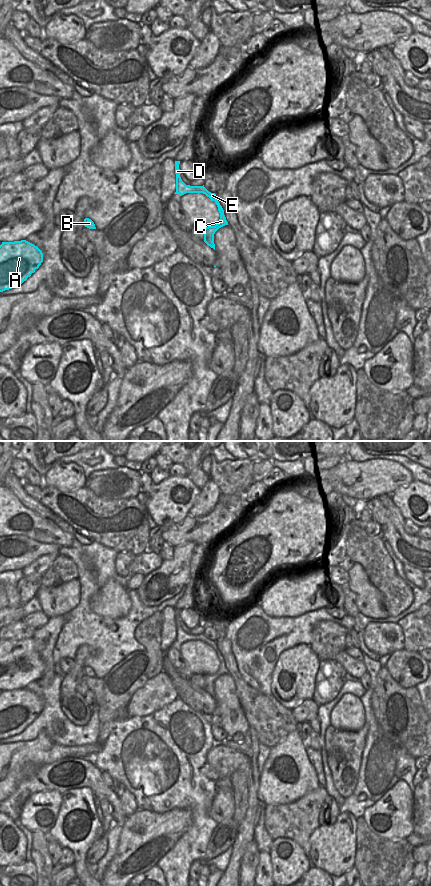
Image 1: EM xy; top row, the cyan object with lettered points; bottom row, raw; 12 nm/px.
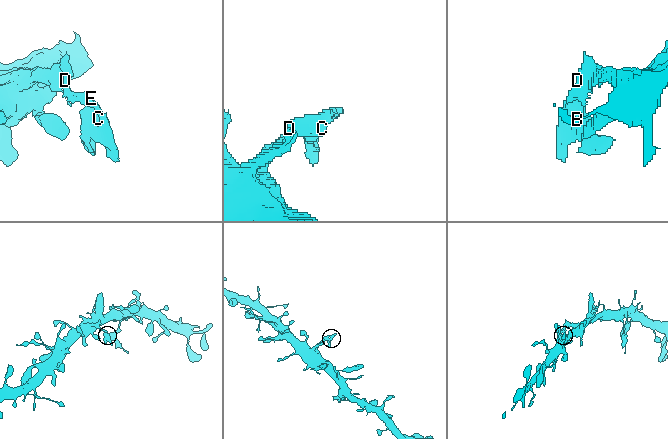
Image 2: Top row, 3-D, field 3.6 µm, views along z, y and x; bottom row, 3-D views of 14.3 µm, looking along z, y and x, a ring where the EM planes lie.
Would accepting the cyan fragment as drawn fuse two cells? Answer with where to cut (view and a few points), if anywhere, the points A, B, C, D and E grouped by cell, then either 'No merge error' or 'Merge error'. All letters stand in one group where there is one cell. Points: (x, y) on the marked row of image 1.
Split along xy (206, 189), (198, 191). Groups: A B D / C E. Merge error.

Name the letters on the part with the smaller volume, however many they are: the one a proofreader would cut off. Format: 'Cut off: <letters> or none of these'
Cut off: C, E

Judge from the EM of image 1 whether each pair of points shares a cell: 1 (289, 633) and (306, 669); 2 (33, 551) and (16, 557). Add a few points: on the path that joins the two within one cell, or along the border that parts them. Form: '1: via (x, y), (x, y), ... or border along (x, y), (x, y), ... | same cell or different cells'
1: border along (309, 645), (295, 644), (285, 649), (277, 659) | different cells
2: via (29, 551), (20, 556) | same cell

